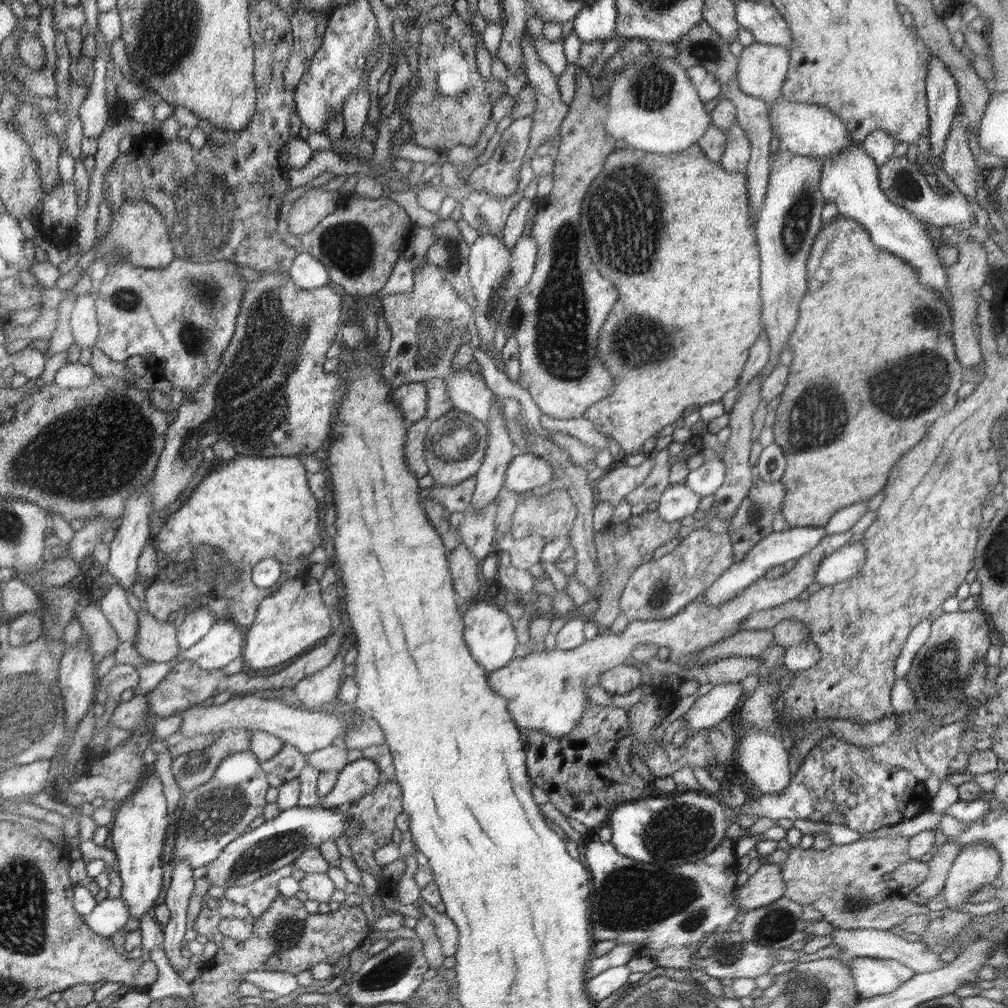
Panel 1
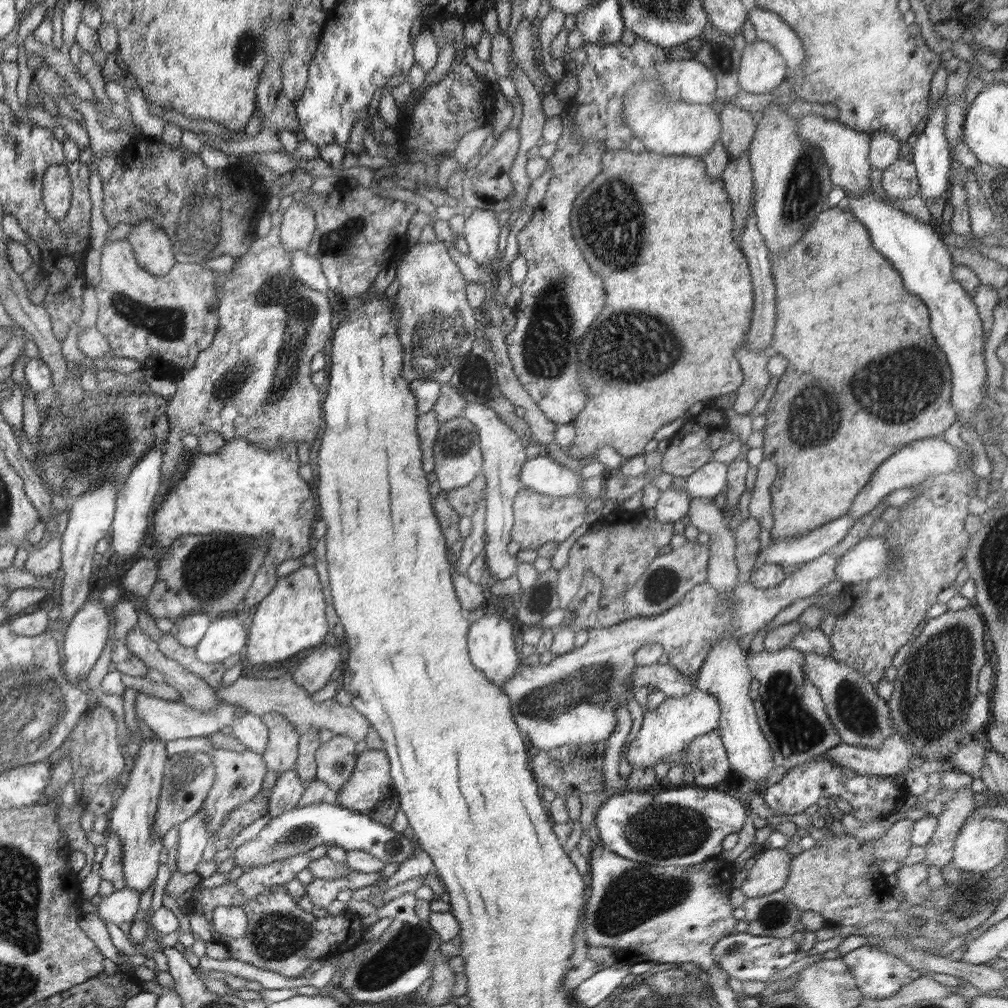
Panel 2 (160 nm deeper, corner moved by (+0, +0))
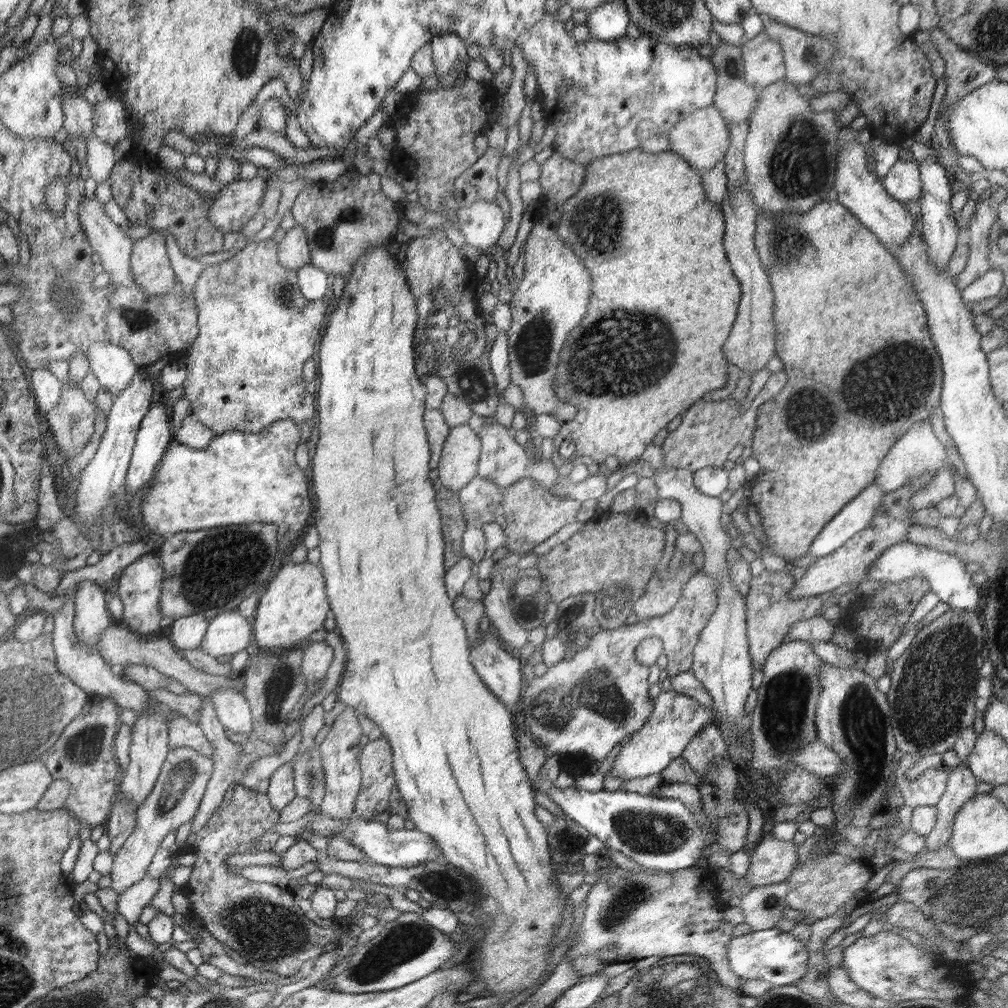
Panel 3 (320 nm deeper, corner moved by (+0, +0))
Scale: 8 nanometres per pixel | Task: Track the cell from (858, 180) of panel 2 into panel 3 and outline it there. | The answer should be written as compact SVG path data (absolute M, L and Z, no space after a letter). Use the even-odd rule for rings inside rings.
M850 142L846 147L841 146L837 158L836 176L833 188L836 190L837 201L845 206L868 230L871 230L885 248L895 252L897 246L913 236L915 223L906 206L892 198L880 179L867 169L866 144Z

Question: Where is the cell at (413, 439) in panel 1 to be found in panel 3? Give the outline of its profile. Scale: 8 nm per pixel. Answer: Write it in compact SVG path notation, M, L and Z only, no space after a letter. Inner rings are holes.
M427 409L423 414L428 444L430 444L430 468L436 469L443 457L443 446L450 436L450 428L443 413Z

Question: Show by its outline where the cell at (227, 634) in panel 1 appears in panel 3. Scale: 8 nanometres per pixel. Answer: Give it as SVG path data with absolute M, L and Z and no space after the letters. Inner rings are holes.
M239 610L218 613L209 621L207 633L199 649L207 655L221 660L222 656L232 656L242 652L252 638L252 624Z

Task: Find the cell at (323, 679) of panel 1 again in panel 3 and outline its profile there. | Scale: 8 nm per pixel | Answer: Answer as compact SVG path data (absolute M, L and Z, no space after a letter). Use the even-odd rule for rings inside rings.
M324 641L312 642L303 649L303 676L309 686L325 678L334 656L333 649Z

